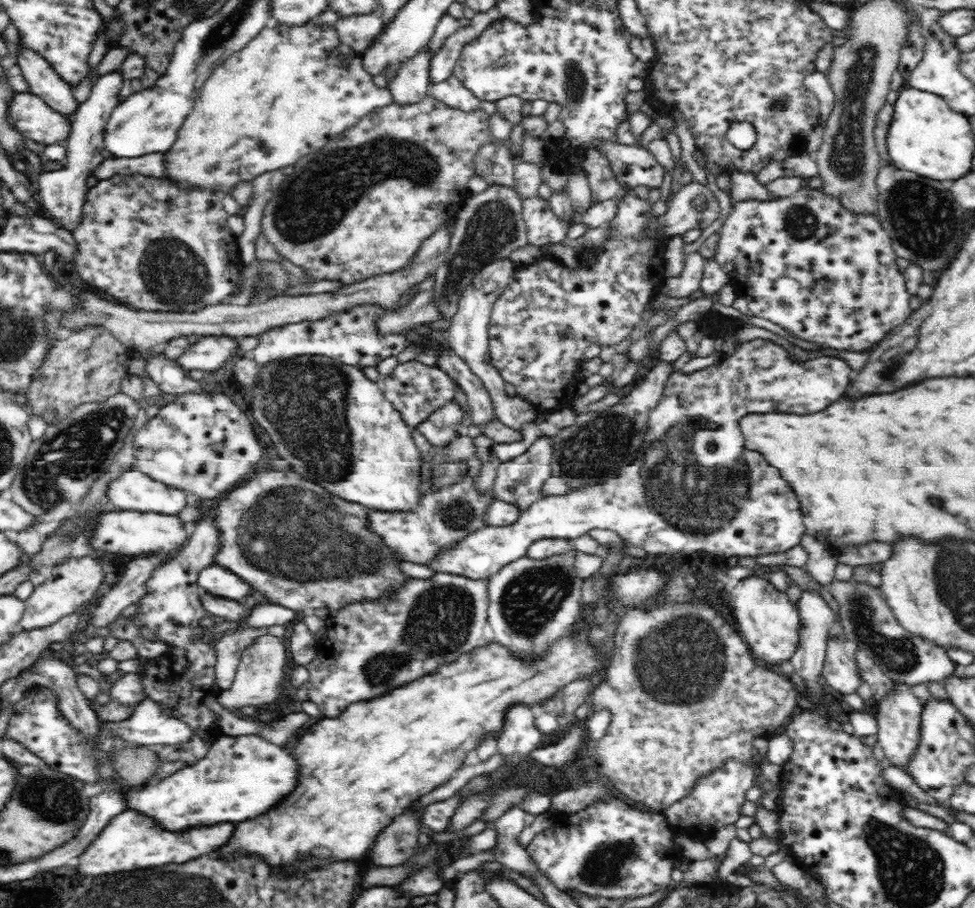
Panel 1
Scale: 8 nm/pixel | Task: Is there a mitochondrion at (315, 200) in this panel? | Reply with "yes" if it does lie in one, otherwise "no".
yes

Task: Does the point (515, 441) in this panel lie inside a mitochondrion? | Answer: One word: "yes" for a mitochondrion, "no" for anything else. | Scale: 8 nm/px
no

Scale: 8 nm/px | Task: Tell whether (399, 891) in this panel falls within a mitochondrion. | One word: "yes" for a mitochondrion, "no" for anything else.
no

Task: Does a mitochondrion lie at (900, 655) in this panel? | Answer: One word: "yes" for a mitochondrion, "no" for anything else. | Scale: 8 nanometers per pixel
yes

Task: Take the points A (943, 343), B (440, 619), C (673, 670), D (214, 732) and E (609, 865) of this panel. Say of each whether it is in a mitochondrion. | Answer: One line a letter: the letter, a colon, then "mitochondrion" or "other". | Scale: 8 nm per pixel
A: other
B: mitochondrion
C: mitochondrion
D: other
E: mitochondrion

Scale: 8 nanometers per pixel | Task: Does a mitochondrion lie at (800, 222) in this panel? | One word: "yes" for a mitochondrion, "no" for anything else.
yes

